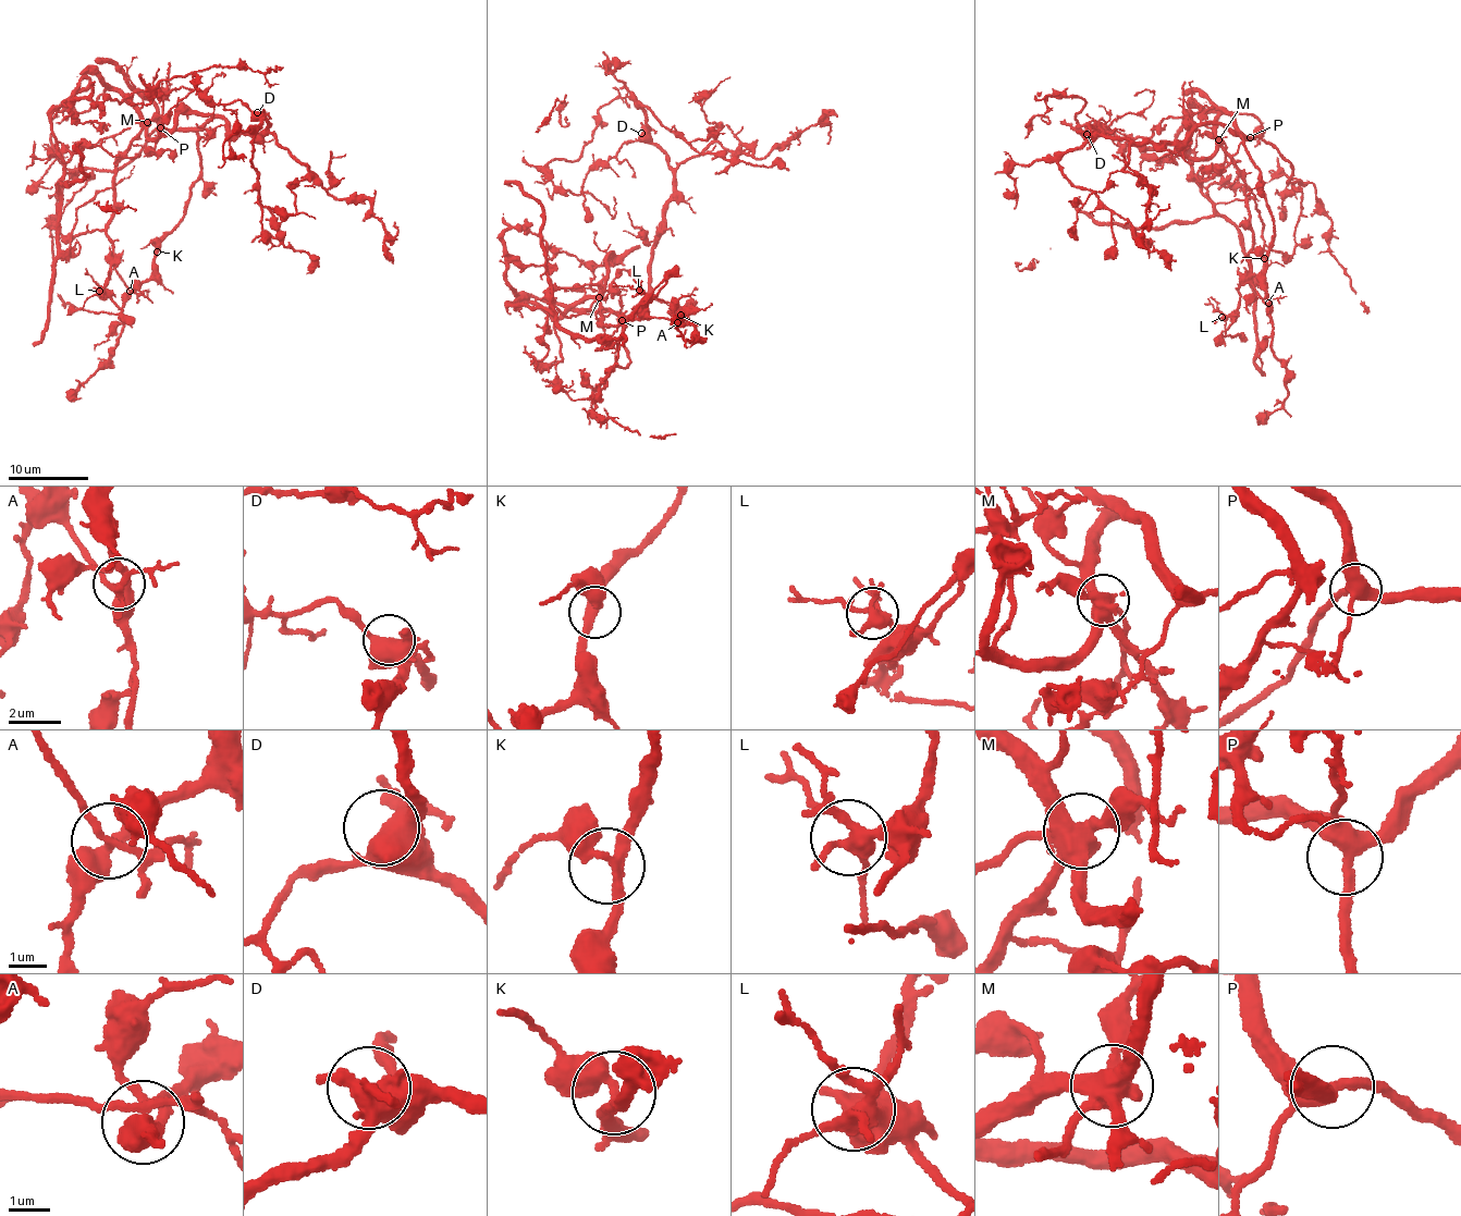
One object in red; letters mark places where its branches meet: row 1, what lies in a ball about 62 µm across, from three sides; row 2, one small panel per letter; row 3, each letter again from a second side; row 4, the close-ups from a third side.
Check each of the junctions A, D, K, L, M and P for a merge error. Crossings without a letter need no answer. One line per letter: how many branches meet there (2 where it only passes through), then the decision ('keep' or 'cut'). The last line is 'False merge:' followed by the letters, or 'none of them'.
A: 4 | cut
D: 5 | keep
K: 3 | keep
L: 5 | keep
M: 5 | cut
P: 4 | keep
False merge: A, M

